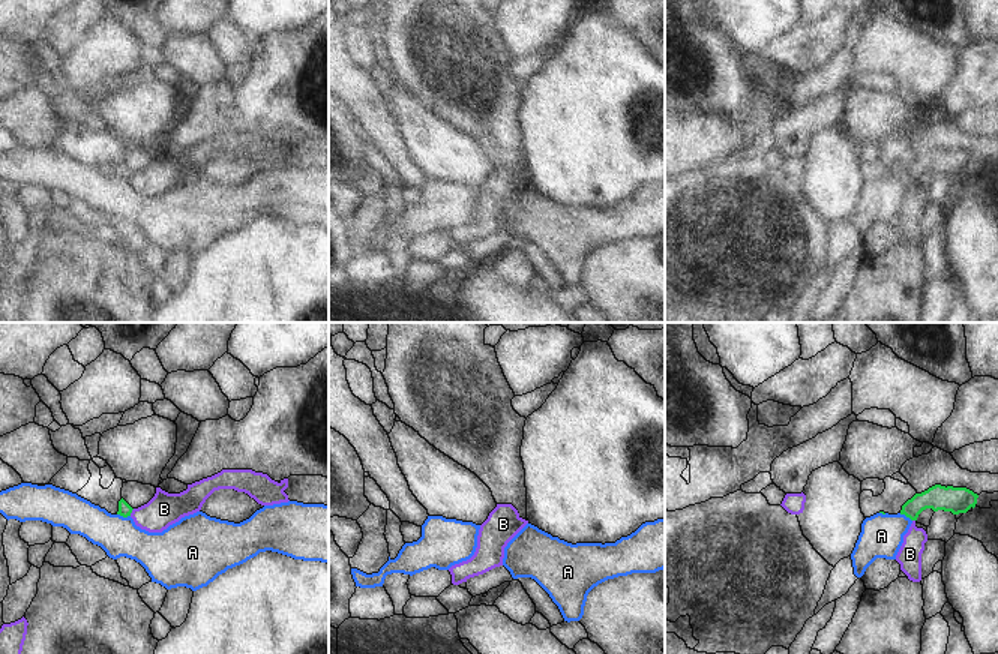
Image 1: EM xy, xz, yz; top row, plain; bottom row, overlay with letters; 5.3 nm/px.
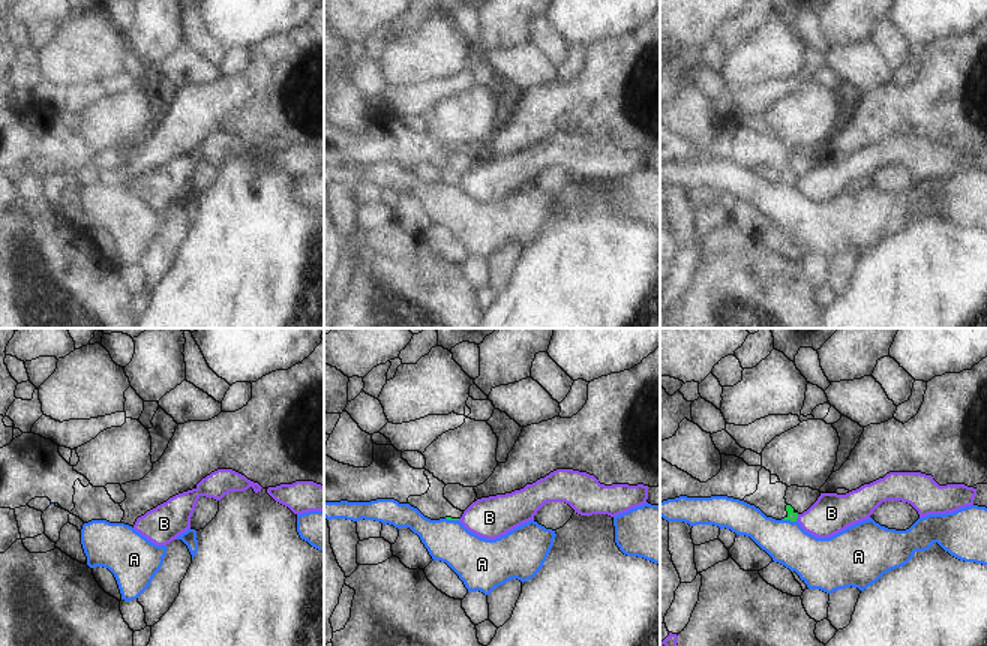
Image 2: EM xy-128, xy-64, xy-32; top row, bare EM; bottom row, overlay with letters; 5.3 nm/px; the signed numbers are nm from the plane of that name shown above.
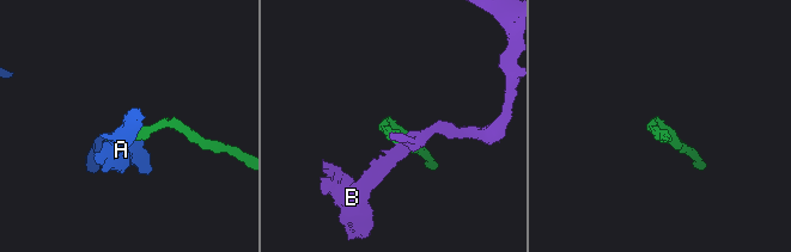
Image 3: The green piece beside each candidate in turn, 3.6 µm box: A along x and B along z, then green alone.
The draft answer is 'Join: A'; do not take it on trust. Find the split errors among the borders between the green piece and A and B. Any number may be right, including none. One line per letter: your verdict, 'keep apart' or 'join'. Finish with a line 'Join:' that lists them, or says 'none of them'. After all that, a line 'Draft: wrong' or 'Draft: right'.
A: keep apart
B: keep apart
Join: none of them
Draft: wrong

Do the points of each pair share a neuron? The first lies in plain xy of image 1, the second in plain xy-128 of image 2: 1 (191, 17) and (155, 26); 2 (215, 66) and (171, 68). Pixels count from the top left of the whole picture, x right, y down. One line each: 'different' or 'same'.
1: same
2: same

